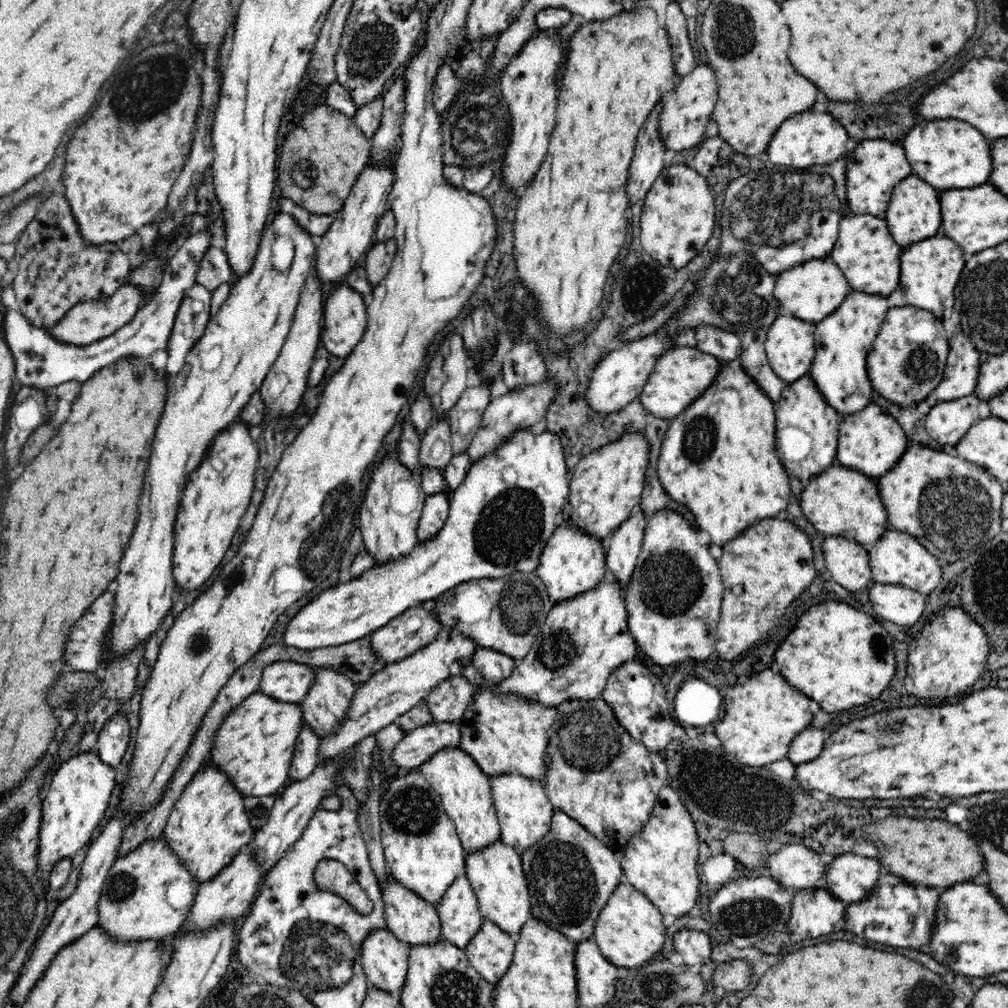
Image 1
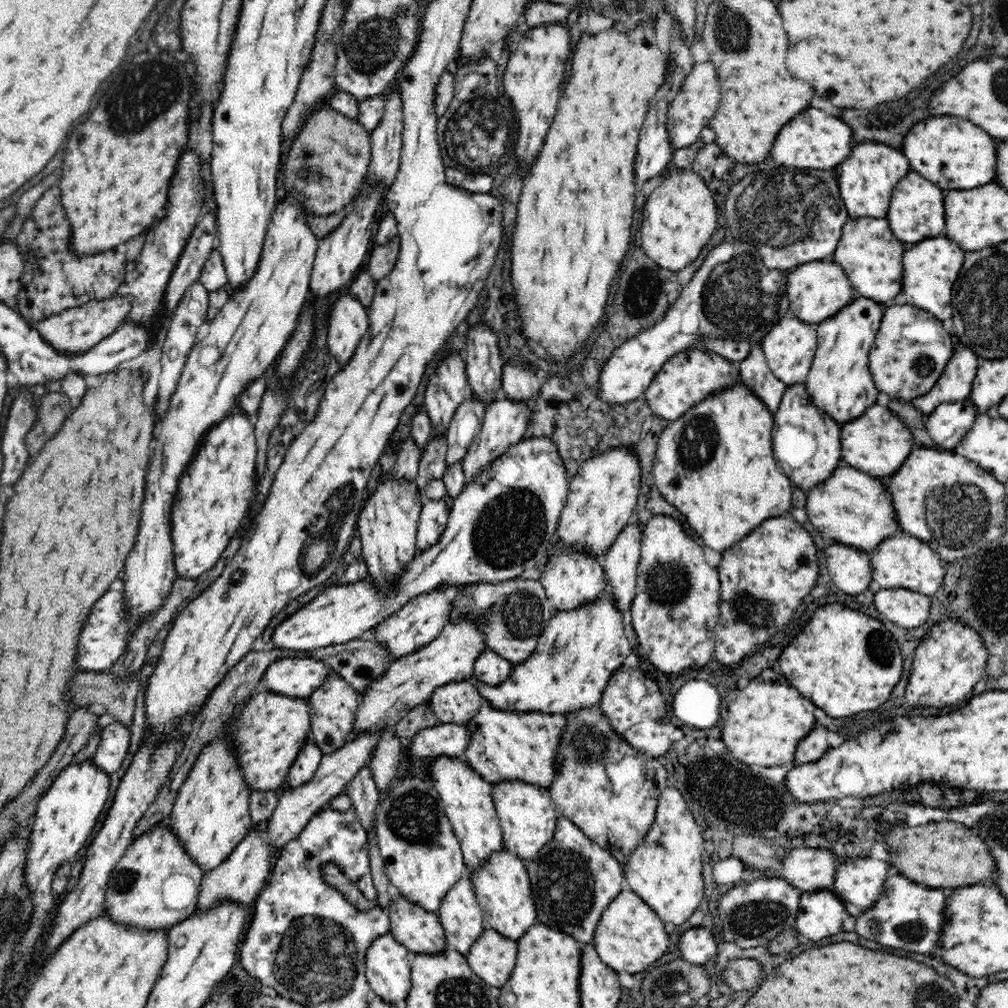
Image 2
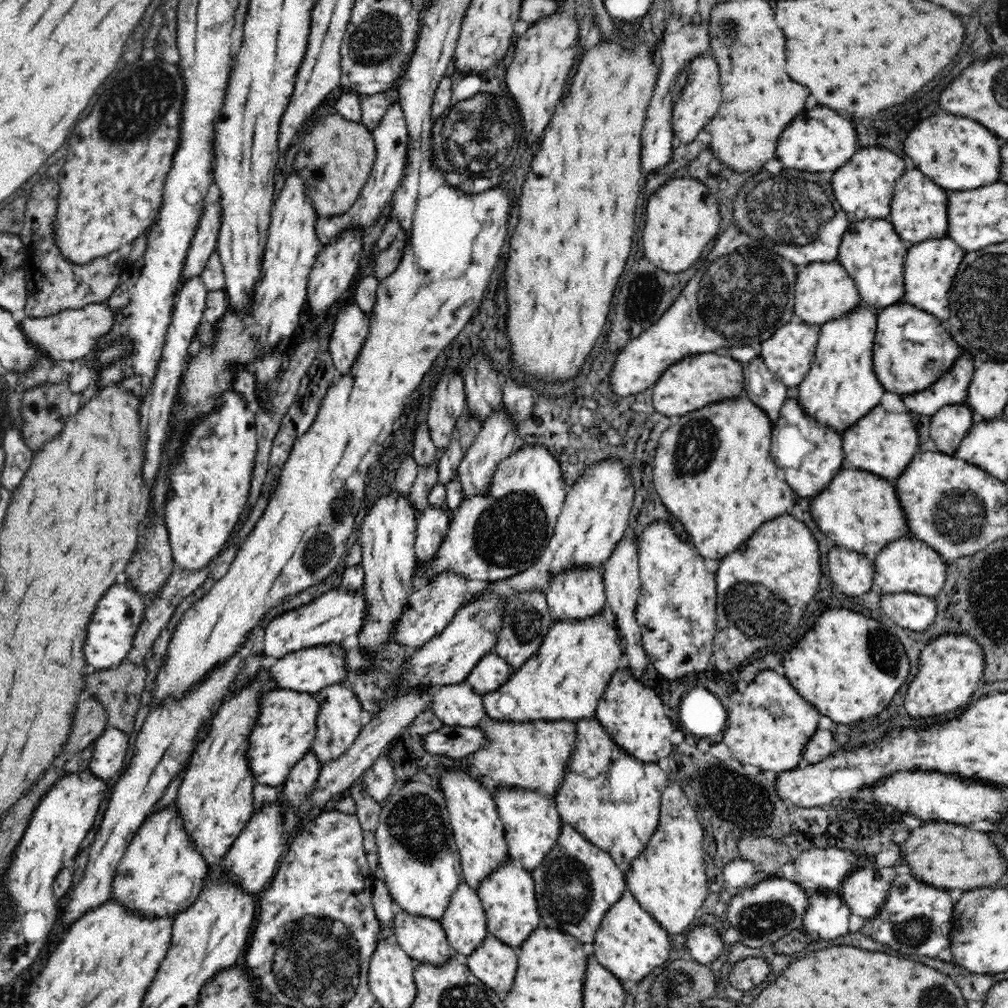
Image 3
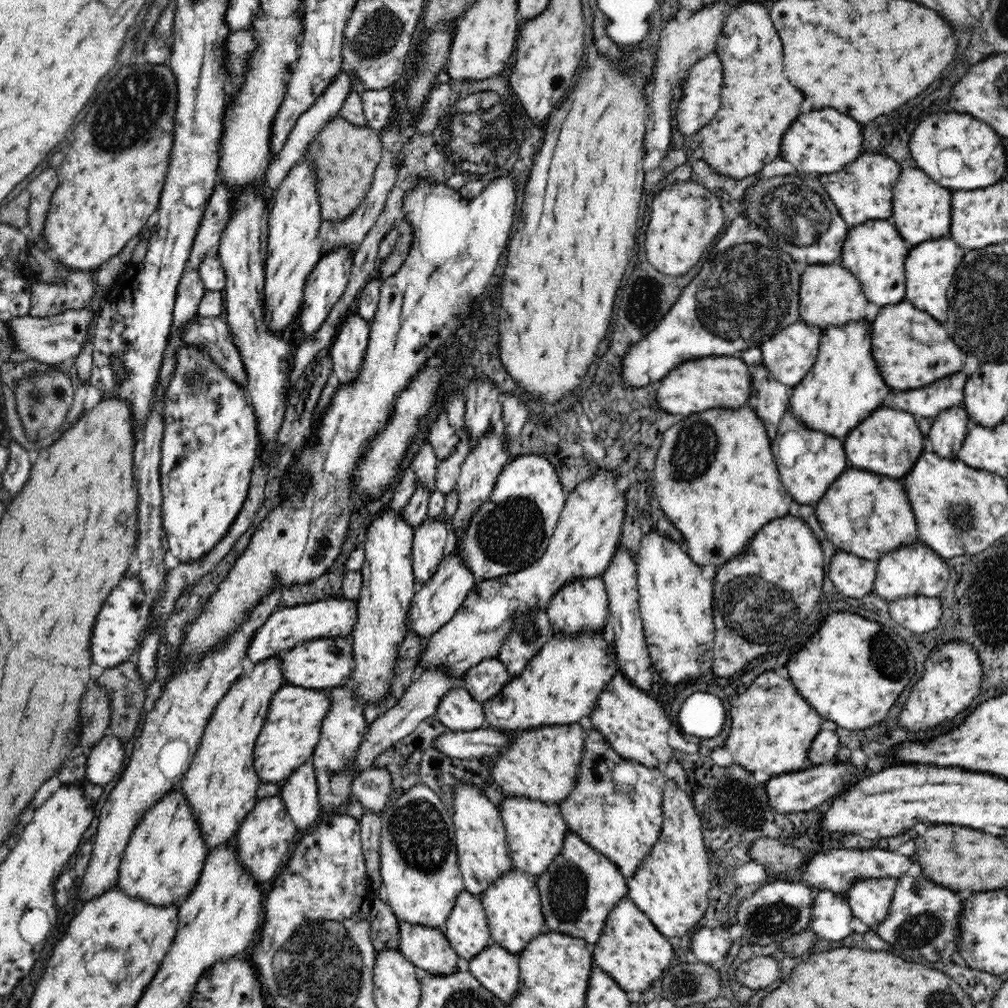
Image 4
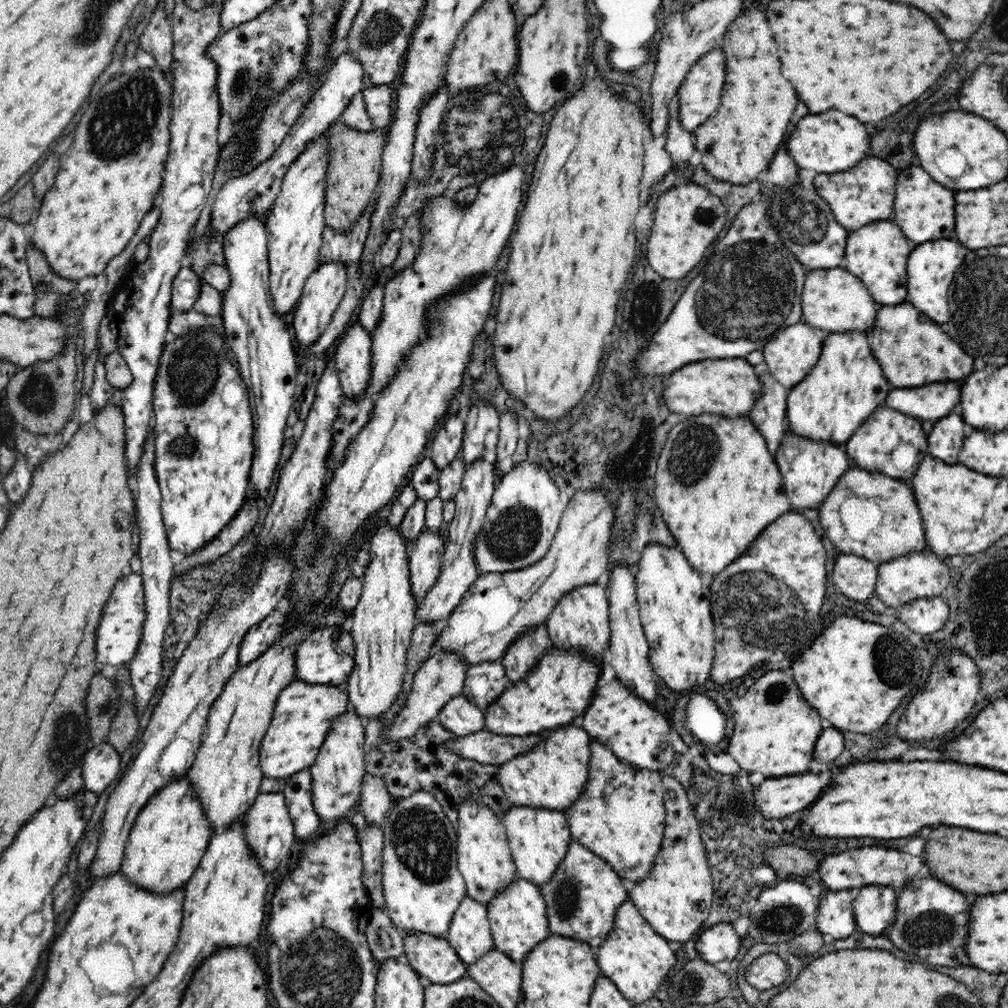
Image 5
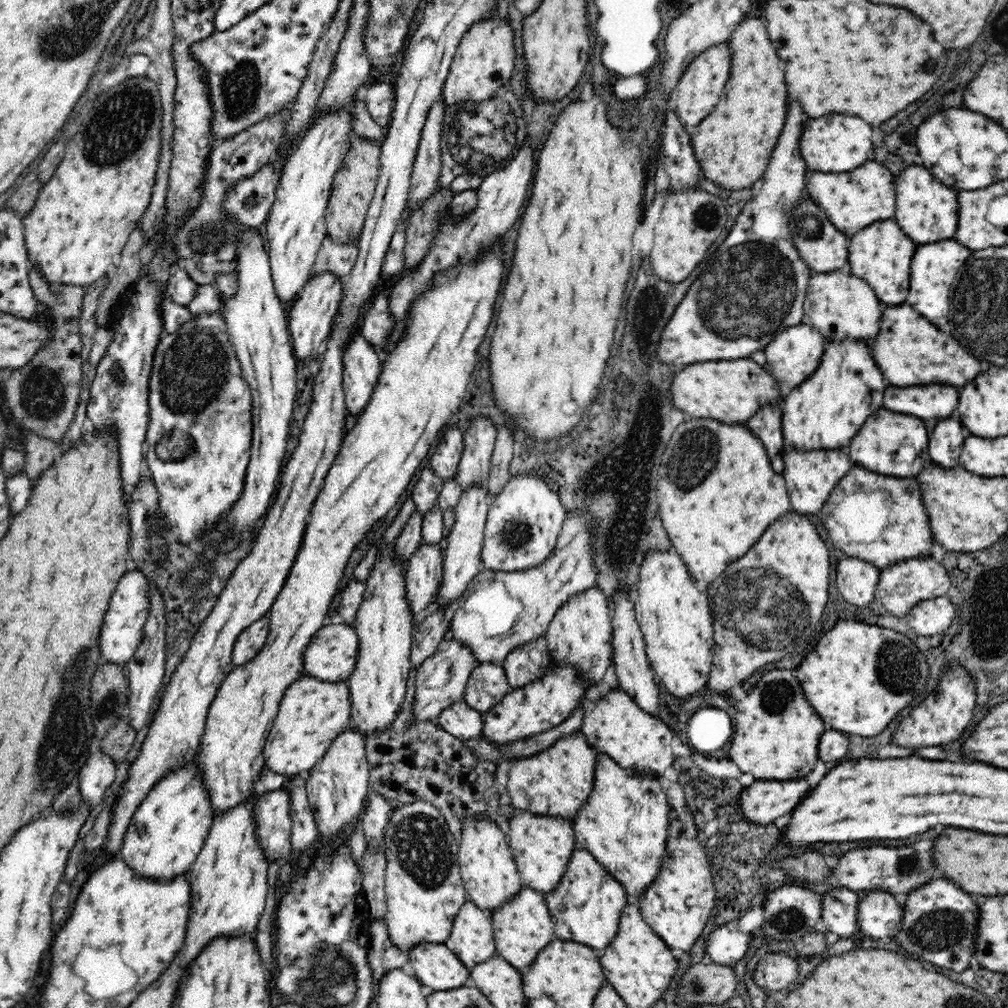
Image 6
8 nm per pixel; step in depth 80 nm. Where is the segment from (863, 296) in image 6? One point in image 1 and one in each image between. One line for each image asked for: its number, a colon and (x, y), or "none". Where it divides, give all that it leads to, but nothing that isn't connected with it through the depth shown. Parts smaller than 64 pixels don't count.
1: (814, 289)
2: (817, 290)
3: (825, 291)
4: (830, 295)
5: (834, 300)

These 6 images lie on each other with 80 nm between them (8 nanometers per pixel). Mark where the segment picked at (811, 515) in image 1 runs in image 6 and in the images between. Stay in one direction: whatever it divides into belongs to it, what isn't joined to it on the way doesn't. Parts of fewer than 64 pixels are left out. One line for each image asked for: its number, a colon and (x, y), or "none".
2: (852, 508)
3: (858, 511)
4: (866, 514)
5: (869, 515)
6: (869, 516)

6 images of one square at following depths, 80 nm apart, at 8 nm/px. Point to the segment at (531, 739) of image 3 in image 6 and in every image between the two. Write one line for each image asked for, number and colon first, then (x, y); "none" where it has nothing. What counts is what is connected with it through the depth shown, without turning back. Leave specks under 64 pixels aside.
4: (542, 764)
5: (552, 775)
6: (557, 781)

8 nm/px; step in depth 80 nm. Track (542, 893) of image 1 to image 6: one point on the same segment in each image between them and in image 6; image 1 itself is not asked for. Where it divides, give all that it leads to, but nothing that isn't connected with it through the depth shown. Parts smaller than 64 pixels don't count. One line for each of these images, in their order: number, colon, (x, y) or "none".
2: (573, 879)
3: (576, 884)
4: (579, 889)
5: (582, 897)
6: (586, 907)

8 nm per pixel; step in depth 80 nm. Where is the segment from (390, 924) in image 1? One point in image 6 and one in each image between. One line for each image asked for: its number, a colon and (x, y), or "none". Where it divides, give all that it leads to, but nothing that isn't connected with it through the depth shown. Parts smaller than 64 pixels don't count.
2: (420, 931)
3: (424, 939)
4: (427, 948)
5: (432, 956)
6: (435, 965)

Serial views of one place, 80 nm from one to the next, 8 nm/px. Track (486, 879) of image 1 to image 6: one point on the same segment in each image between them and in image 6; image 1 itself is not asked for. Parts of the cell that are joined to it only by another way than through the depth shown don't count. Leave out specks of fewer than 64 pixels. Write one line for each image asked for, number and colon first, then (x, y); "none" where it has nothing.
2: (502, 886)
3: (508, 896)
4: (512, 904)
5: (517, 916)
6: (522, 927)

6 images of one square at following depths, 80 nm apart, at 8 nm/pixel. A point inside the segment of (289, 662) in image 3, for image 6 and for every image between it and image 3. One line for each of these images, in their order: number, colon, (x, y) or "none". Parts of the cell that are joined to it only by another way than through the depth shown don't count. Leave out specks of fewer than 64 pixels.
4: (323, 663)
5: (325, 657)
6: (332, 655)

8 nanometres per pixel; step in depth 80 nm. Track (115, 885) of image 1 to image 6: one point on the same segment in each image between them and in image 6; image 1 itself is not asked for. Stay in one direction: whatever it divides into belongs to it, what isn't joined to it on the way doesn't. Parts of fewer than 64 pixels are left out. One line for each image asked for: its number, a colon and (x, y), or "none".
2: (156, 883)
3: (161, 873)
4: (166, 852)
5: (171, 834)
6: (167, 831)

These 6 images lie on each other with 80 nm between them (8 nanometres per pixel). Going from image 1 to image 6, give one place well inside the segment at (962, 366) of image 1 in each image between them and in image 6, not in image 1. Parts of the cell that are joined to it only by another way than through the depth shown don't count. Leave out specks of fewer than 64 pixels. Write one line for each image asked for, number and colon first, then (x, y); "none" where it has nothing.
2: (955, 384)
3: (951, 389)
4: (928, 402)
5: (937, 400)
6: (923, 401)

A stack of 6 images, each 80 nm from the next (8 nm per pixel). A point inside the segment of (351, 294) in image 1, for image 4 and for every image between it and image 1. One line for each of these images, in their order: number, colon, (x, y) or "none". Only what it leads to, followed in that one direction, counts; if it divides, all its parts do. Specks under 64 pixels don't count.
2: (348, 322)
3: (350, 329)
4: (347, 351)

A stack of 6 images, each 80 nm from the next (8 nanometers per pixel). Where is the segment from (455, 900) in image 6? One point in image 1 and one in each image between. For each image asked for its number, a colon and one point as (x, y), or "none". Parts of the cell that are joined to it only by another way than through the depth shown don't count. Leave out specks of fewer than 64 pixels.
1: (423, 852)
2: (422, 856)
3: (418, 860)
4: (421, 876)
5: (423, 887)

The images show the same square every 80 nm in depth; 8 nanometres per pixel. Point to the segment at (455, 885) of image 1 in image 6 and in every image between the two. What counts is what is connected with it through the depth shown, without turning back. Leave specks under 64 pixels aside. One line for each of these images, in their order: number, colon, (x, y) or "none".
2: (460, 914)
3: (464, 921)
4: (466, 928)
5: (469, 934)
6: (472, 940)

